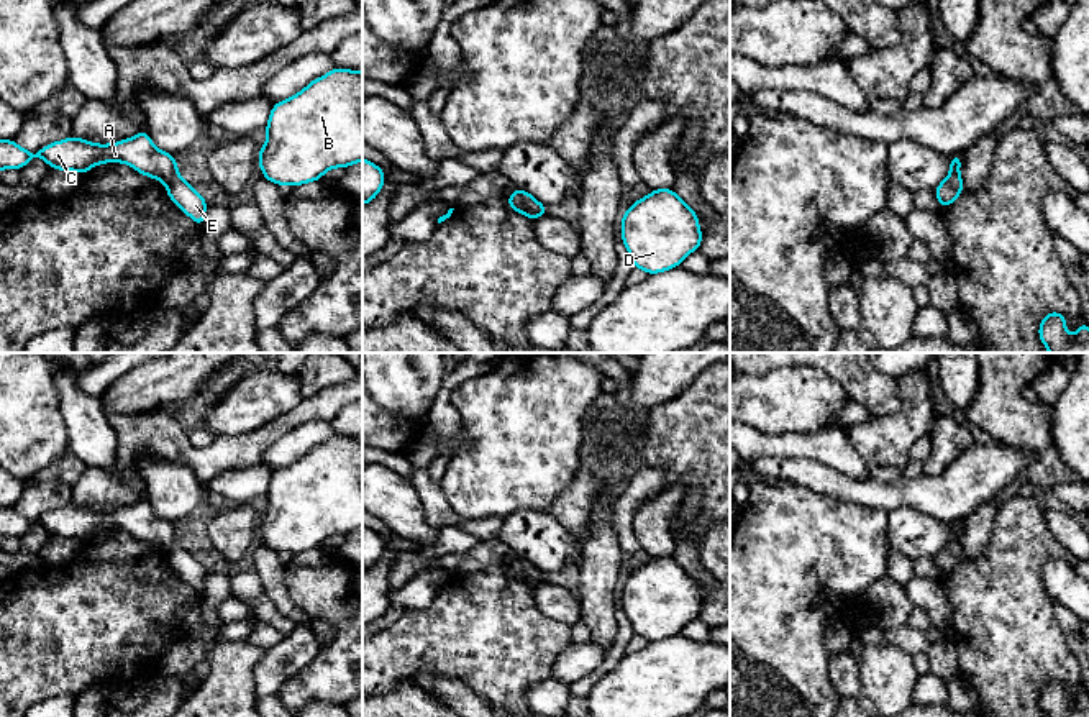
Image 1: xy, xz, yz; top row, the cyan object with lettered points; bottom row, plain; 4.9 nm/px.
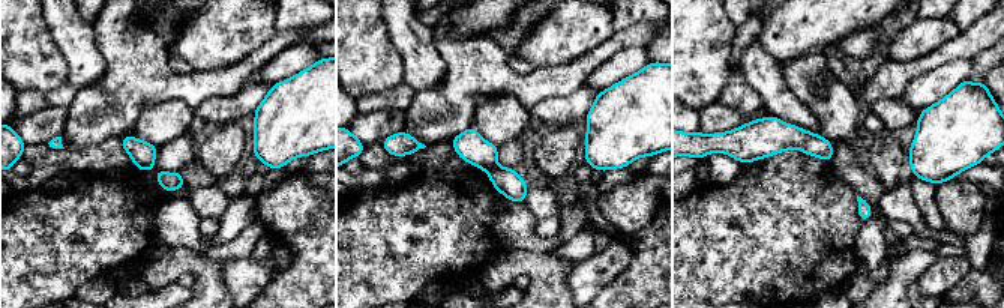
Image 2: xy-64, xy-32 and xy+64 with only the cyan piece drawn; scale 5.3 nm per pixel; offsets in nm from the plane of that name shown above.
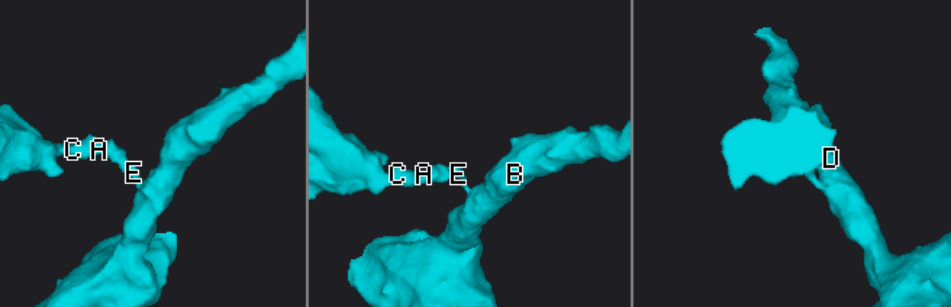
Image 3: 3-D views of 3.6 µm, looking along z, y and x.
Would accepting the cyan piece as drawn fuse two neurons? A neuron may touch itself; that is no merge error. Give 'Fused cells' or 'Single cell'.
Fused cells

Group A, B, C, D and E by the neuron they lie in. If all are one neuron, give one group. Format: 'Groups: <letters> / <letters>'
Groups: A C / B D E

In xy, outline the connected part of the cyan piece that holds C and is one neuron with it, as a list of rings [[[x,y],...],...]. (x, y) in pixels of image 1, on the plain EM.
[[[143,496],[136,504],[112,512],[95,512],[77,504],[49,510],[30,520],[13,507],[0,507],[0,537],[23,537],[33,525],[59,538],[89,540],[95,532],[125,530],[143,543],[167,550],[177,538],[175,523],[154,514]]]

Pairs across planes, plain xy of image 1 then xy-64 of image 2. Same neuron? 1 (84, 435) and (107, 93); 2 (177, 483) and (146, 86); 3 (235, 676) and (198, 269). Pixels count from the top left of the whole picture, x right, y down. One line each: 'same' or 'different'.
1: different
2: different
3: same

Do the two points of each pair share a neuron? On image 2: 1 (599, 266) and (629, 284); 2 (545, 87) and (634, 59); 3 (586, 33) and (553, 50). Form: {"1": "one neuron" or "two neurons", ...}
{"1": "two neurons", "2": "two neurons", "3": "one neuron"}

